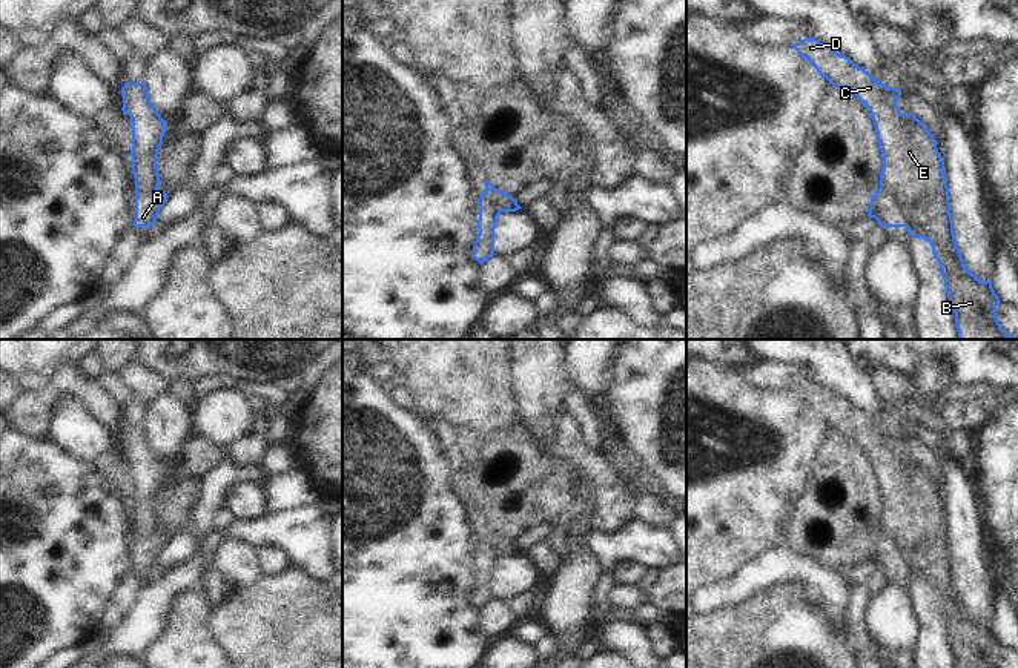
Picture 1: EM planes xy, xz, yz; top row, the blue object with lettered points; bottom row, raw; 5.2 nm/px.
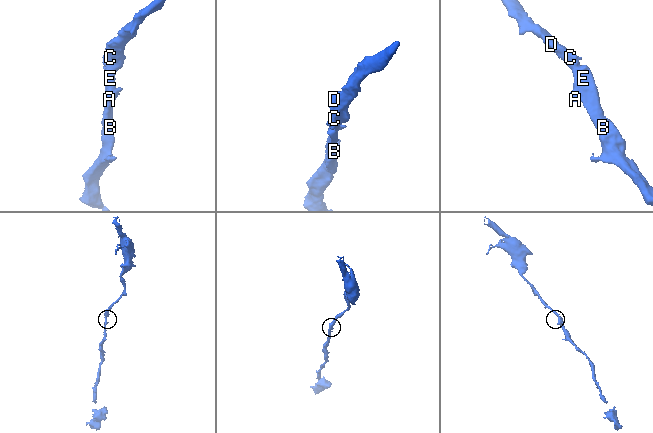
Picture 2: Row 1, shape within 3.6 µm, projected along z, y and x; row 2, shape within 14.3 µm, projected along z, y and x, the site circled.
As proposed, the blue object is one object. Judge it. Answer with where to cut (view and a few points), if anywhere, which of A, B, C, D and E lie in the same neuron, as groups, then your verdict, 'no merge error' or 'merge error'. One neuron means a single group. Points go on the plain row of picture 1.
cut none; groups A B C D E; no merge error

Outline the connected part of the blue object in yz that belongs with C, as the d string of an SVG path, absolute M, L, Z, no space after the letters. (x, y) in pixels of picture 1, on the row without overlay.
M814 381L792 390L814 408L829 428L849 433L871 456L883 511L880 533L871 542L868 561L875 562L881 571L906 571L912 582L923 582L932 588L932 597L940 608L944 631L955 657L955 668L1000 668L997 650L1001 645L992 627L980 623L969 614L957 588L944 502L937 493L937 484L914 458L900 456L897 442L901 441L901 433L889 432L875 424L849 401L838 398L834 392L820 387Z

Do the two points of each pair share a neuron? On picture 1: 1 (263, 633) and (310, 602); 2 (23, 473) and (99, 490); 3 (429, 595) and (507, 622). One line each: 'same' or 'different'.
1: same
2: same
3: different

